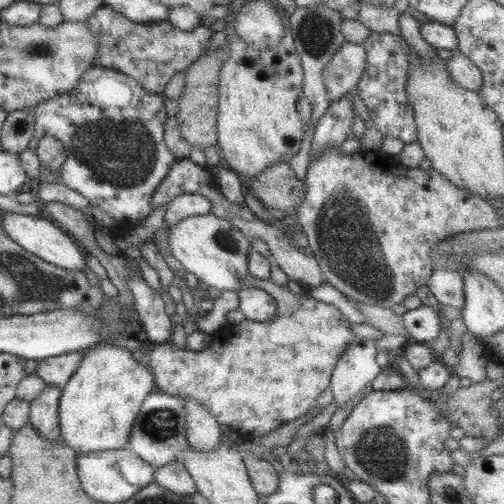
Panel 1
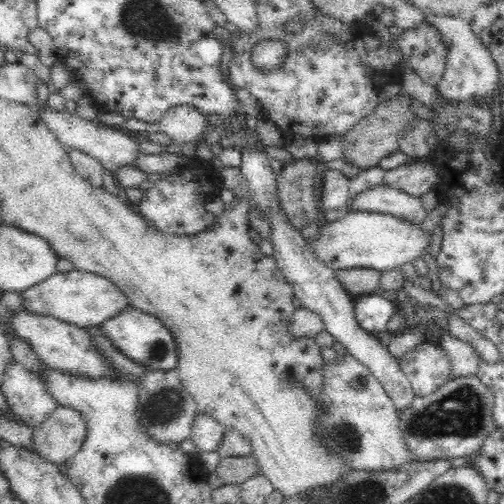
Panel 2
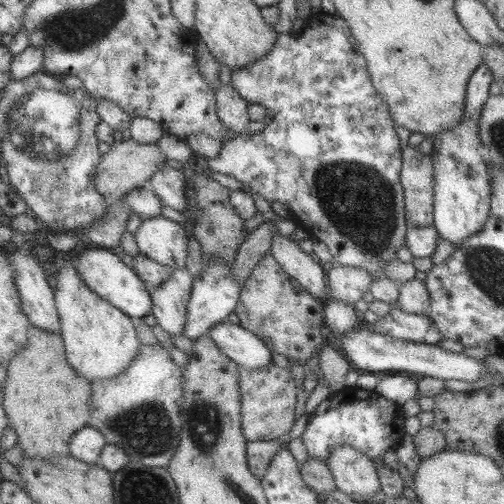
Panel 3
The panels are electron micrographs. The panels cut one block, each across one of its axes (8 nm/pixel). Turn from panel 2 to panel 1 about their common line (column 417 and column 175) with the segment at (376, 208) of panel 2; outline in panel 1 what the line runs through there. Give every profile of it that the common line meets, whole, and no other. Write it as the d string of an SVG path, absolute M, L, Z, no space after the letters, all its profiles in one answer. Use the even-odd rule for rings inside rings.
M179 194L169 204L165 204L163 226L171 228L183 218L209 214L209 210L211 210L211 202L205 196L201 196L201 194Z

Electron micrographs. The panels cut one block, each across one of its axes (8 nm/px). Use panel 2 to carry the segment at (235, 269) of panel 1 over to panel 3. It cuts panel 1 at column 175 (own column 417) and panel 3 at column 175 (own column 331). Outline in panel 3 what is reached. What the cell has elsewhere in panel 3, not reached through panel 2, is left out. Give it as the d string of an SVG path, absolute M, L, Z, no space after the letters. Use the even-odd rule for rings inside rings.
M161 216L149 218L139 224L133 236L139 254L147 256L155 264L167 266L169 270L185 266L189 230L183 230L179 222Z

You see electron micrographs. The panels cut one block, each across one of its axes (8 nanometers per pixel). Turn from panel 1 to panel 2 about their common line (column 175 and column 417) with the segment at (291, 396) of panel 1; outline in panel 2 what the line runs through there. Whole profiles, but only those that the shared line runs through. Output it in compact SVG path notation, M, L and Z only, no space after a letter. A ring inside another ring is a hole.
M424 342L404 360L398 360L400 370L410 380L416 396L426 398L450 382L452 360L436 342Z

